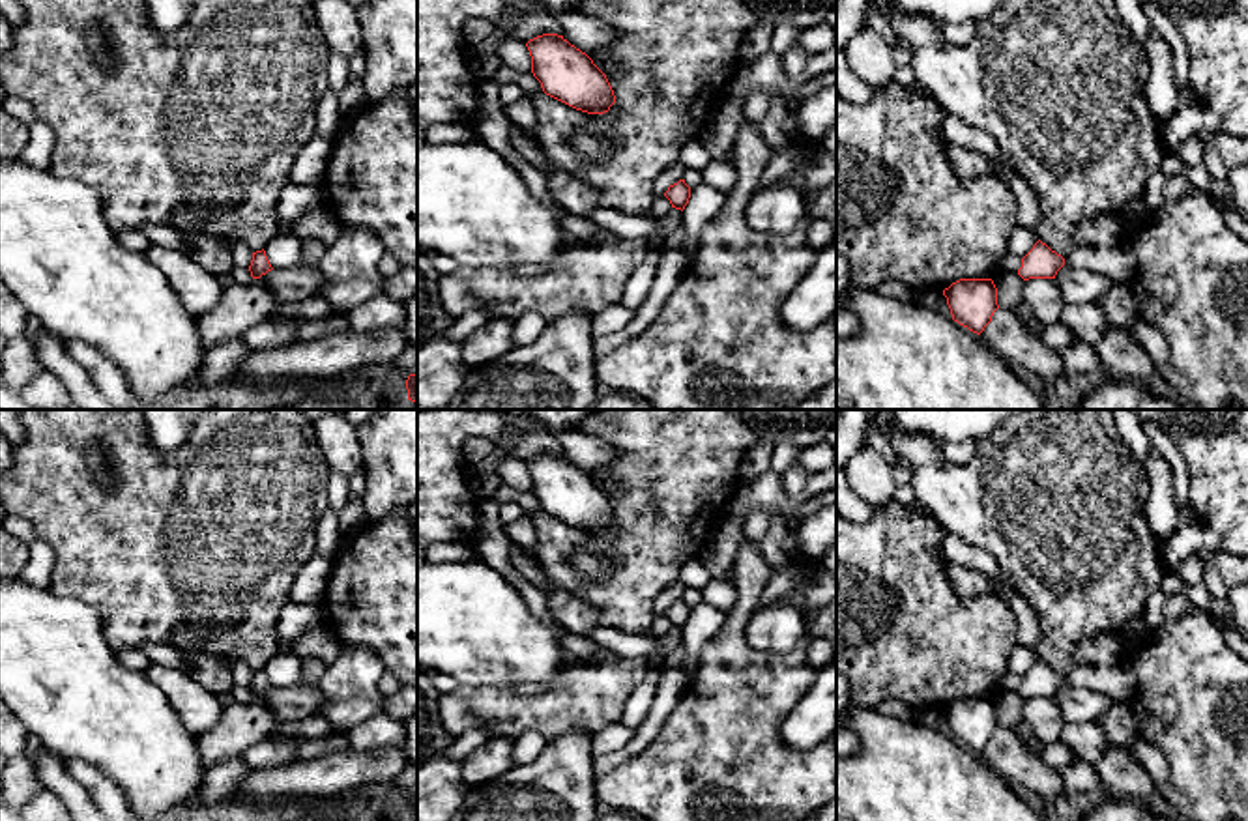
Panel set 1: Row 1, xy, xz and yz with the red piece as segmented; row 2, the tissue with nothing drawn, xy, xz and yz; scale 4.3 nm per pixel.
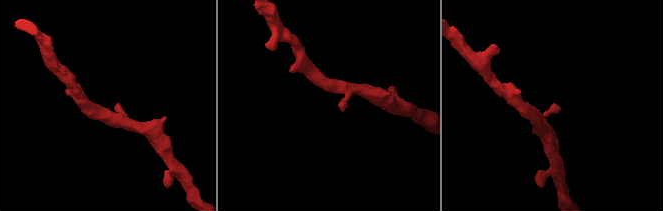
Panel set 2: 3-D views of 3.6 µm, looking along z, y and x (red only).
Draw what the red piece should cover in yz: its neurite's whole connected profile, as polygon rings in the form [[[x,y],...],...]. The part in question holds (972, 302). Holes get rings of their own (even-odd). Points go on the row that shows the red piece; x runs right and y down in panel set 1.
[[[960,279],[943,290],[952,320],[980,335],[992,322],[997,288],[992,279]]]

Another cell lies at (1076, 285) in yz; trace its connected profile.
[[[1067,264],[1057,271],[1053,281],[1065,303],[1095,303],[1111,284],[1104,275]]]

